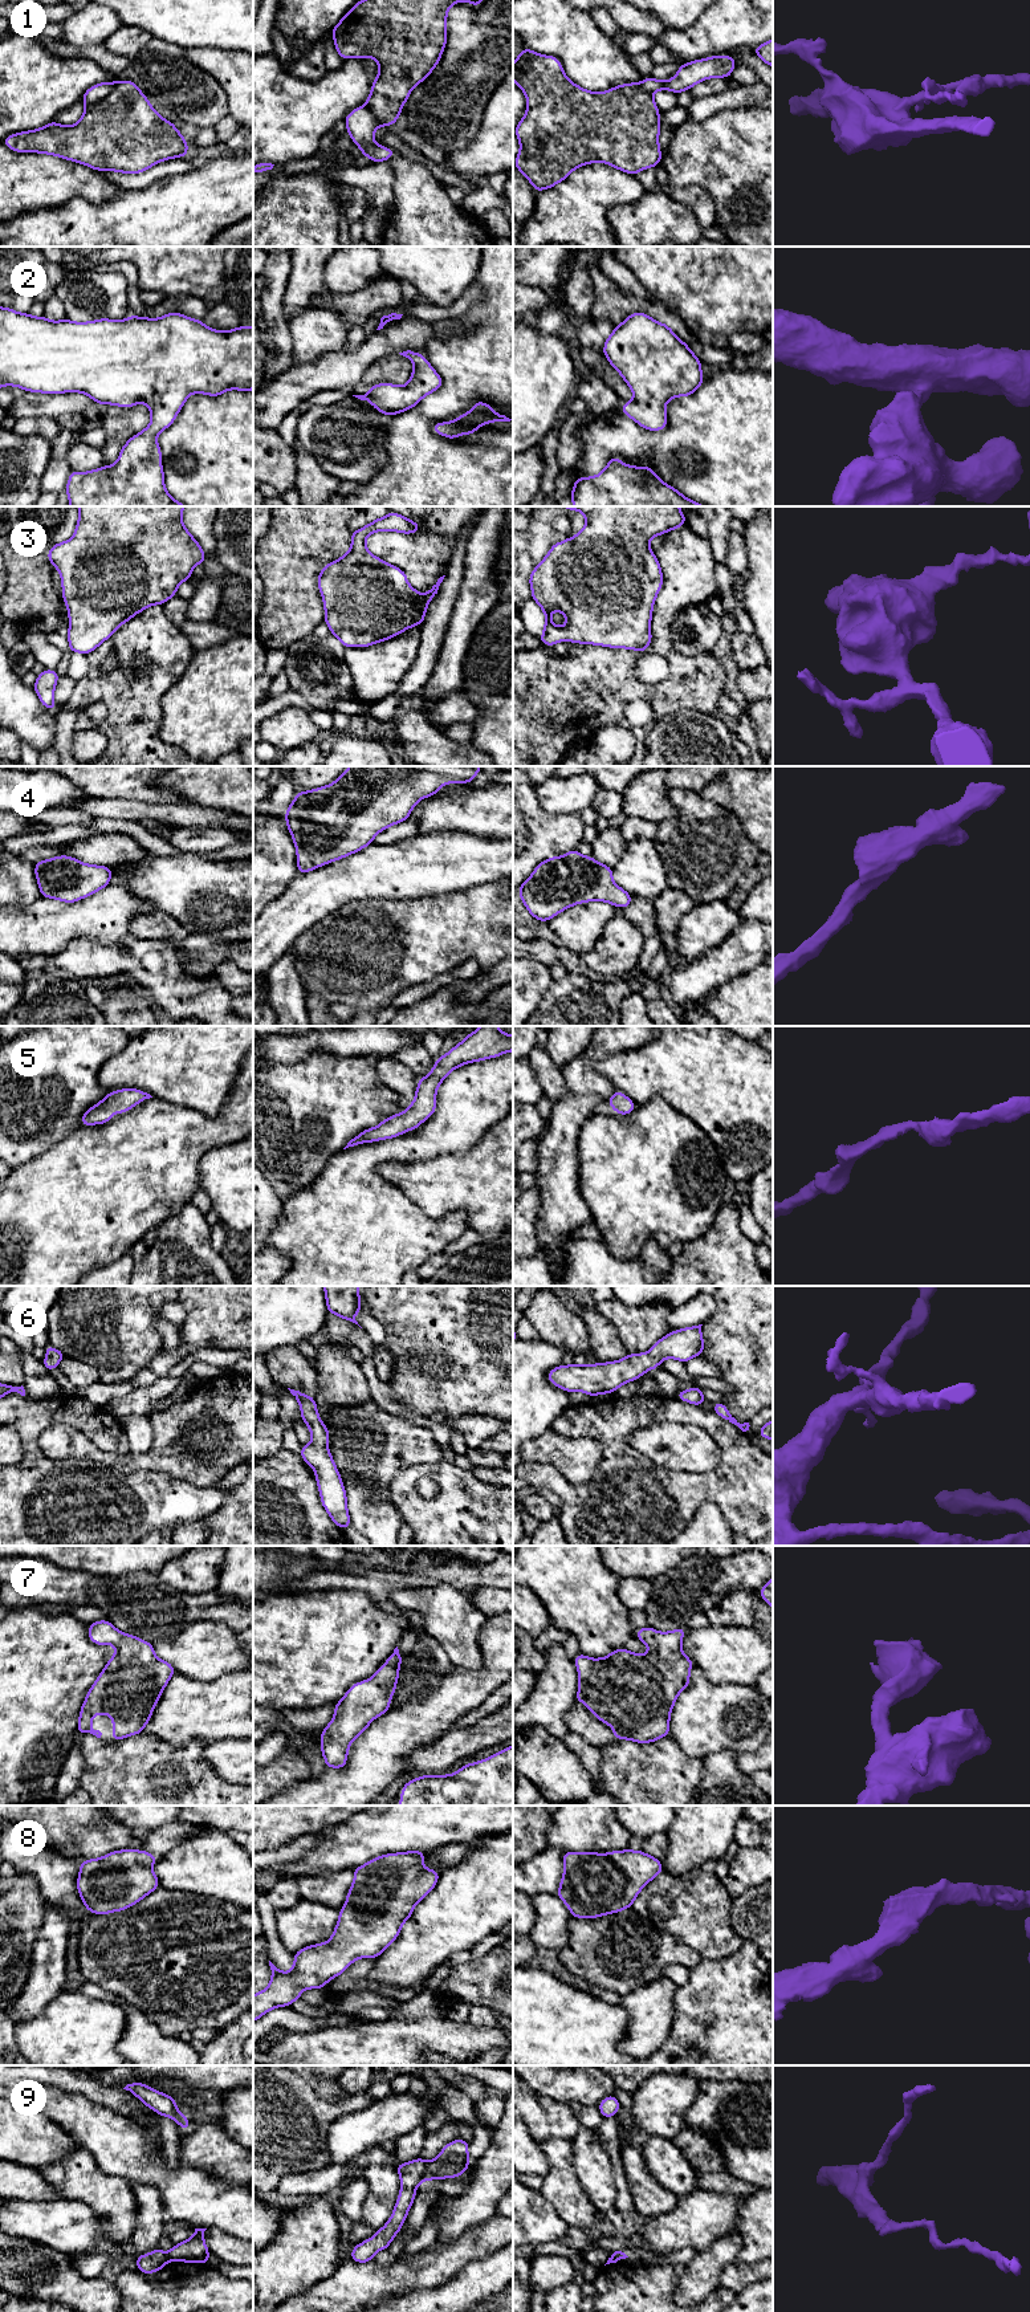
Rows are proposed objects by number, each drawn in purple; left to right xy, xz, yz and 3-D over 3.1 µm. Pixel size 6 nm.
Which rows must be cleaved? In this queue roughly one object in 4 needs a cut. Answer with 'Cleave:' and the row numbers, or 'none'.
Cleave: 1, 9

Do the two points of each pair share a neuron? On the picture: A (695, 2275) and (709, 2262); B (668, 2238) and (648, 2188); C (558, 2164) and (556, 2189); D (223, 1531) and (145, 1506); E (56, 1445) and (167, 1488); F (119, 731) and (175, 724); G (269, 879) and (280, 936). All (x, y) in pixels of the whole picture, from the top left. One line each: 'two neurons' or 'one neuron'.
A: one neuron
B: two neurons
C: one neuron
D: two neurons
E: two neurons
F: two neurons
G: two neurons

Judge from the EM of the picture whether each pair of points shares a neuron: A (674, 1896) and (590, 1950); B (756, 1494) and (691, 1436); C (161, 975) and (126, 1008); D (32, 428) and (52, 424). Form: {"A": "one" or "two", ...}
{"A": "two", "B": "two", "C": "two", "D": "one"}

